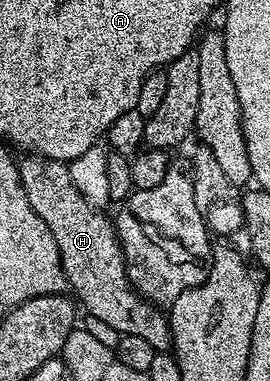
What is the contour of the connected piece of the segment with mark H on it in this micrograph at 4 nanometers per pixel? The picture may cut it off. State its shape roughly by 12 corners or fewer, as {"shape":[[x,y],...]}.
{"shape":[[64,162],[17,171],[72,297],[114,335],[170,349],[166,311],[131,284],[114,219]]}

